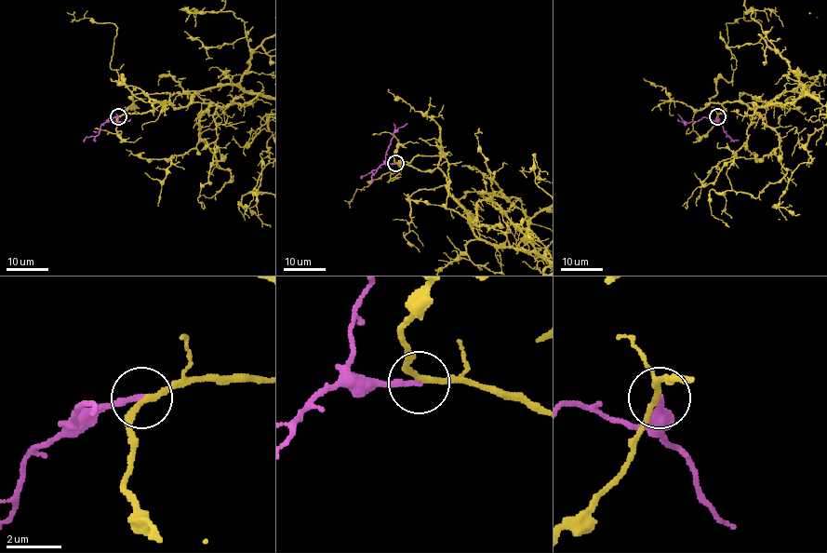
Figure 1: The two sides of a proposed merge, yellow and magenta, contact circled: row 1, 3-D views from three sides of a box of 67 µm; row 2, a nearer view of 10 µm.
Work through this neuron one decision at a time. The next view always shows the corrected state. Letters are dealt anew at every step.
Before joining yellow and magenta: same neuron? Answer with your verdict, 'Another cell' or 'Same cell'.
Same cell

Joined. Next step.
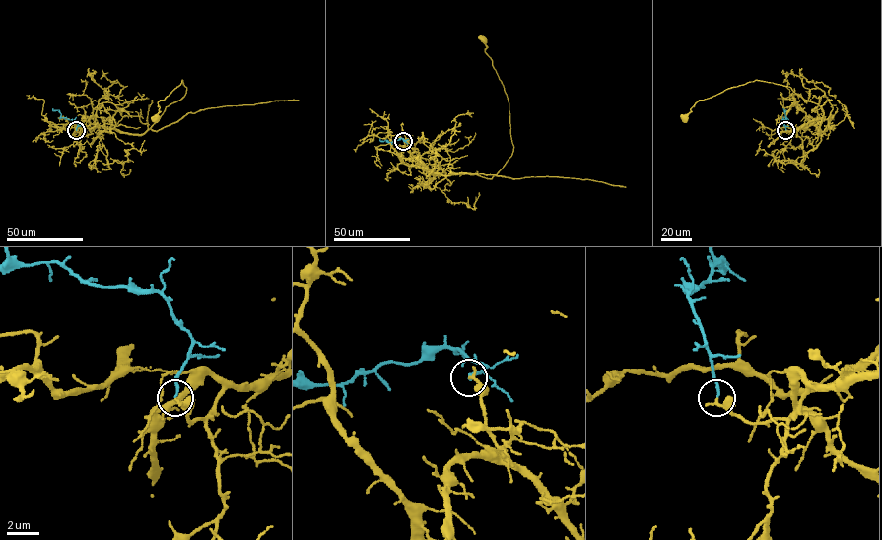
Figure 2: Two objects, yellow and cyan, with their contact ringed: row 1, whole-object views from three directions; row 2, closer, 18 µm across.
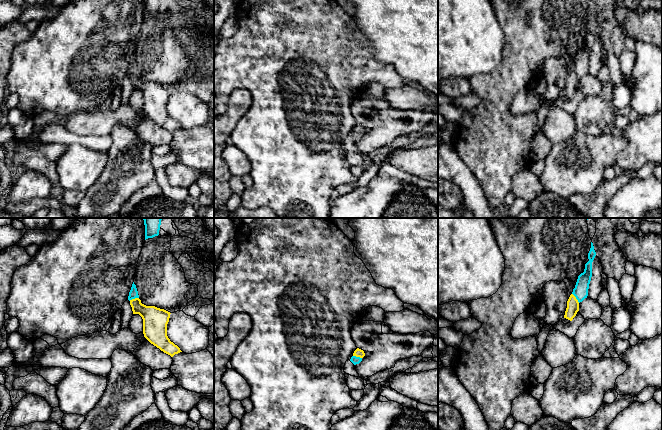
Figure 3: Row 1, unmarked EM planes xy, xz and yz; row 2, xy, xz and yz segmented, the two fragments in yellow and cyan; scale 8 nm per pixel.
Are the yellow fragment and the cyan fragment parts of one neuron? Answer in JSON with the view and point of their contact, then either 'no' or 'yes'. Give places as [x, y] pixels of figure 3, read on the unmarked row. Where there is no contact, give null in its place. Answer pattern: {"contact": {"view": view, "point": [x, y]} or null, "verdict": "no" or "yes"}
{"contact": {"view": "xy", "point": [133, 75]}, "verdict": "yes"}

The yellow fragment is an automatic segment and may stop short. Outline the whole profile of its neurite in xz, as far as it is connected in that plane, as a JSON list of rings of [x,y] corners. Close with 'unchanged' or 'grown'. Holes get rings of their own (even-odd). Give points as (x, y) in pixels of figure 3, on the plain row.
[[[357,124],[354,129],[353,132],[351,133],[350,137],[356,141],[359,140],[362,137],[362,134],[365,132],[365,129],[363,126]]]; grown

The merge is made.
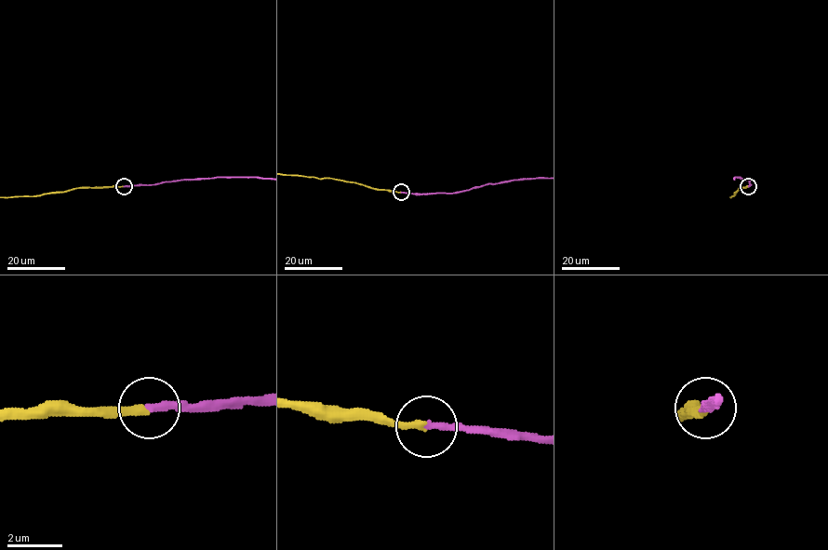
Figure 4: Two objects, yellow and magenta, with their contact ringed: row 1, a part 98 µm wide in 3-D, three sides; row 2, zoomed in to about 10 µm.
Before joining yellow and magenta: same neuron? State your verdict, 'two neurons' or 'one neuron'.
one neuron

